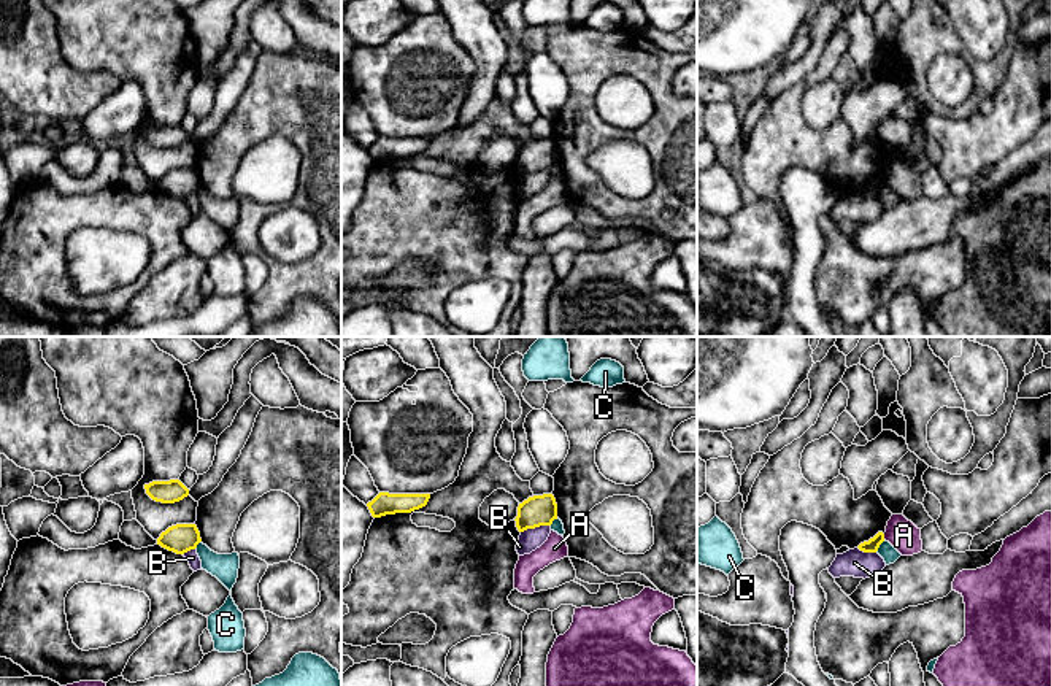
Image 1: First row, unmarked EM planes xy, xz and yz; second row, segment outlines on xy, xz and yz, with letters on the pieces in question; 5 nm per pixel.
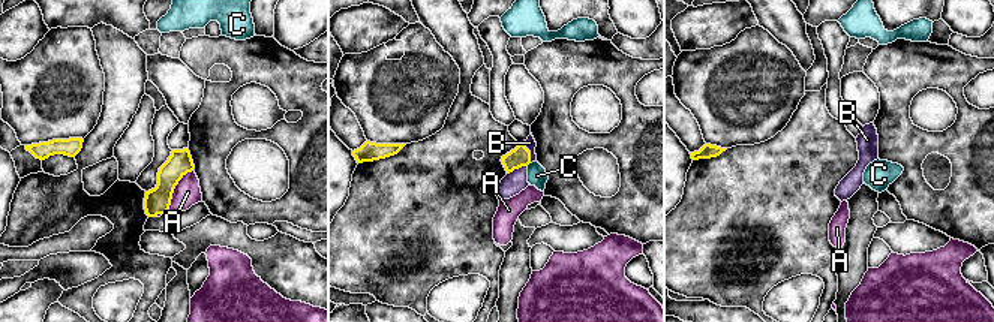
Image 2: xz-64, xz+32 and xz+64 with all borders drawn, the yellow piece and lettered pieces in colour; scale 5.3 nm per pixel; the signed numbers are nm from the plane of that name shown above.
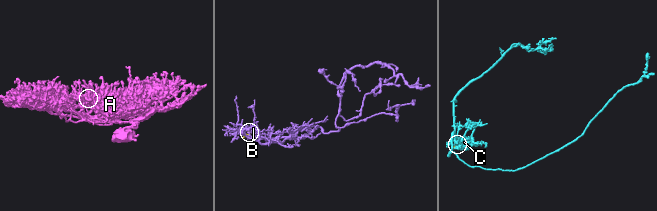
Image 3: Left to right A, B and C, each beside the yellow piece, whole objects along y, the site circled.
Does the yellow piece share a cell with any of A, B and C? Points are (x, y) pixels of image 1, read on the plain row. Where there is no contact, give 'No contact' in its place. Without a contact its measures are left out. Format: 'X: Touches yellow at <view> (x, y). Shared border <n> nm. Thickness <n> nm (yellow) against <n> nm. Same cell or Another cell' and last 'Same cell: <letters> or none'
A: Touches yellow at yz (883, 181). Shared border 30 nm. Thickness 70 nm (yellow) against 160 nm. Another cell
B: Touches yellow at xz (535, 170). Shared border 160 nm. Thickness 160 nm (yellow) against 110 nm. Another cell
C: Touches yellow at yz (878, 191). Shared border 80 nm. Thickness 70 nm (yellow) against 80 nm. Another cell
Same cell: none

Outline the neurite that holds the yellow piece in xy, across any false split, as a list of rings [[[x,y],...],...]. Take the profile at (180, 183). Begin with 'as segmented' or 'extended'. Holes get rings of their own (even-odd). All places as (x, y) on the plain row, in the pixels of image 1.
as segmented; [[[195,168],[171,170],[157,183],[157,189],[176,198],[195,194],[200,186],[200,176]]]

